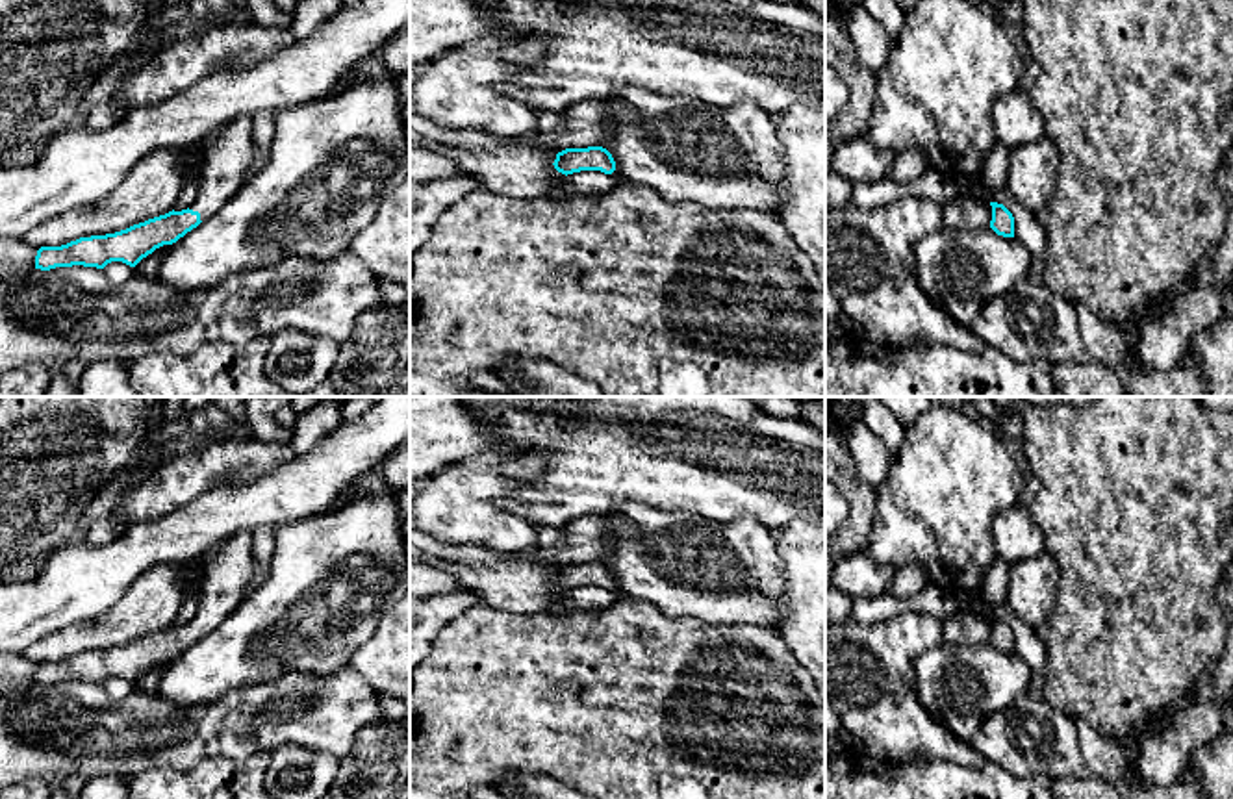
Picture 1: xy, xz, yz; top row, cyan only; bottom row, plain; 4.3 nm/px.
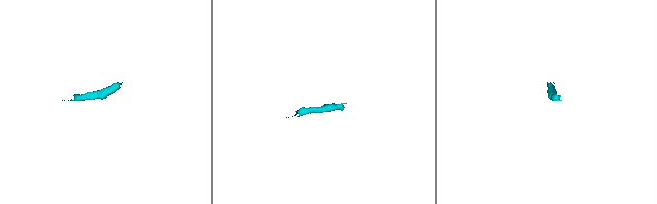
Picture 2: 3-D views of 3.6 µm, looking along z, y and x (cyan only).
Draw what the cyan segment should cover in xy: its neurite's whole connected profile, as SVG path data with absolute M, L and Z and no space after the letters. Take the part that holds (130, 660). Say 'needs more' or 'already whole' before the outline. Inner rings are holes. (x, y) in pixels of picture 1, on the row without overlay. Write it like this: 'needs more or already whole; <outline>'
needs more; M241 532L200 556L198 562L204 567L200 599L197 614L187 625L172 625L115 649L80 653L61 662L41 662L35 684L50 686L72 680L104 684L111 677L135 682L156 664L176 658L219 627L256 586L260 578L252 547L252 532Z

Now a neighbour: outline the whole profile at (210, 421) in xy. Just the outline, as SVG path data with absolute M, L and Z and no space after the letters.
M208 402L189 415L189 428L208 438L219 436L232 423L234 421L228 417L228 413L224 413L213 402Z

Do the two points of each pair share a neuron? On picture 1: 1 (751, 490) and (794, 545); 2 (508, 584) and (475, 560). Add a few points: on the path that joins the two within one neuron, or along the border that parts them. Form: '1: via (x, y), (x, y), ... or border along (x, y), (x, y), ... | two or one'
1: border along (805, 518), (794, 518), (775, 534) | two
2: via (501, 581), (483, 568) | one

